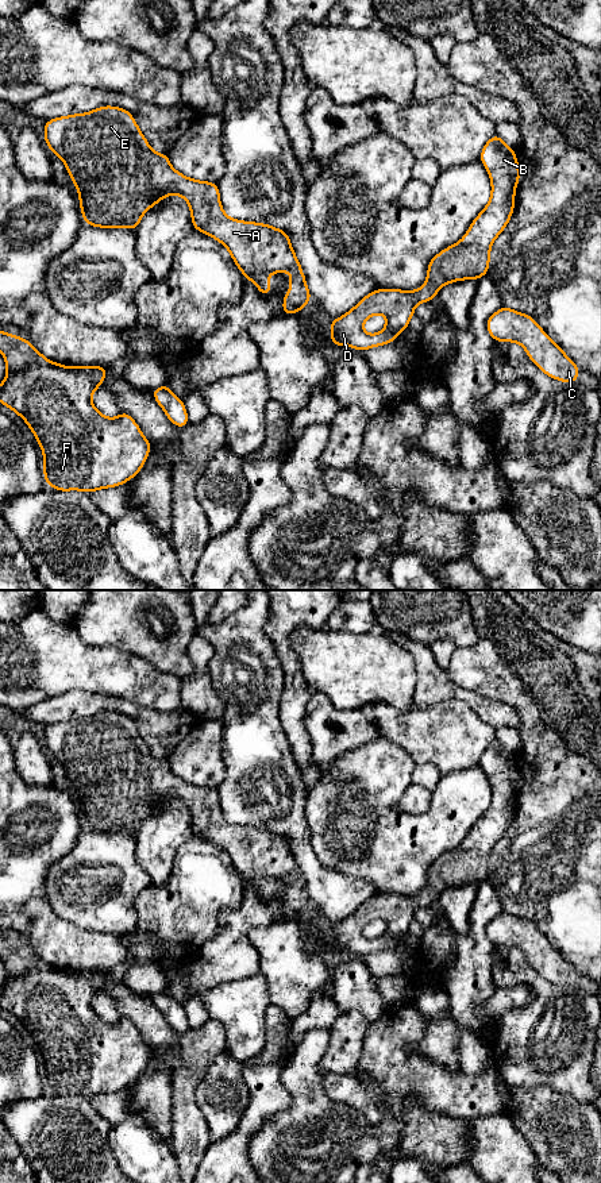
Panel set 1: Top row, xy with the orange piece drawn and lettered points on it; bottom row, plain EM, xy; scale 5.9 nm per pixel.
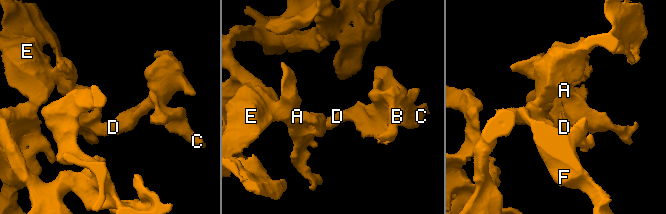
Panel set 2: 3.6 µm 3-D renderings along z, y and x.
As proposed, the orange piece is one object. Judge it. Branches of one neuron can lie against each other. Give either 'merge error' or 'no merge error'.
no merge error

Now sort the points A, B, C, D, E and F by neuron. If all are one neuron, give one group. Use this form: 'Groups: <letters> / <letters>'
Groups: A B C D E F

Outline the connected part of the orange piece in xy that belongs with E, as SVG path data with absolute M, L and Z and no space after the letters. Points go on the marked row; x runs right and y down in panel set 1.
M99 107L86 113L68 115L45 122L45 142L65 163L69 177L78 190L80 208L85 224L101 228L128 227L135 231L139 227L140 217L163 197L180 194L190 207L193 230L201 231L219 240L231 254L235 265L243 273L244 278L258 285L259 294L273 292L267 278L270 274L292 271L289 278L290 290L284 294L282 315L300 312L311 303L311 293L305 282L305 275L300 262L290 244L289 235L284 230L274 228L265 223L253 223L228 217L220 204L219 185L216 182L197 181L178 173L170 165L167 154L155 153L134 116L120 107Z

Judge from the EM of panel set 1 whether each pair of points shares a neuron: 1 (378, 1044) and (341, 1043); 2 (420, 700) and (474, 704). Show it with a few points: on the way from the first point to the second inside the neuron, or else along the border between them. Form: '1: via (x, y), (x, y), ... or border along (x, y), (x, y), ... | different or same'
1: border along (369, 1024), (363, 1035), (363, 1045), (355, 1071) | different
2: via (434, 693), (461, 694) | same

